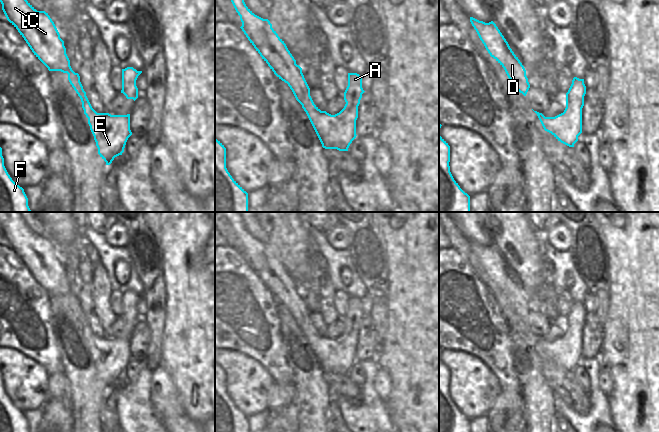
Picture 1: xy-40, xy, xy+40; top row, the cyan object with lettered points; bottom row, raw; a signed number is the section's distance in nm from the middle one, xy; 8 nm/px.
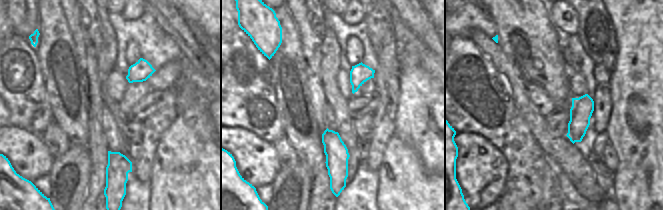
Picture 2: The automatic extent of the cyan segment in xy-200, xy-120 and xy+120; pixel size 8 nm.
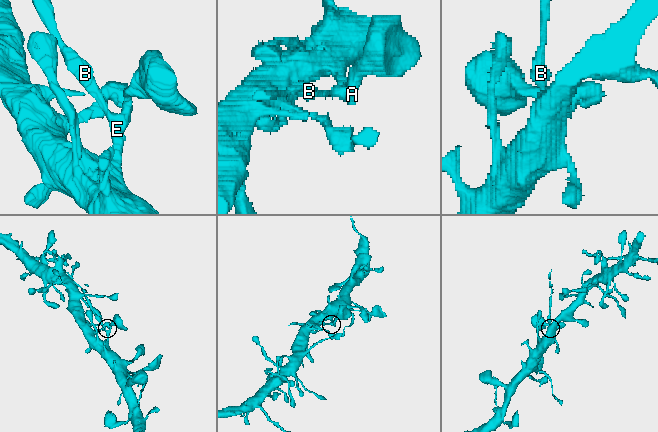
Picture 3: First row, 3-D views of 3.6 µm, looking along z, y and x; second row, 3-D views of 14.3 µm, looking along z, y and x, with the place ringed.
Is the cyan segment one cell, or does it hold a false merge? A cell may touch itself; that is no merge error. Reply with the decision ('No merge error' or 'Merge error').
Merge error.

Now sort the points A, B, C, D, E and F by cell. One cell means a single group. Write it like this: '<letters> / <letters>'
A E F / B C D

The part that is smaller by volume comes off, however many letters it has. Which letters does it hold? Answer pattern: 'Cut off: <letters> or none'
Cut off: B, C, D

